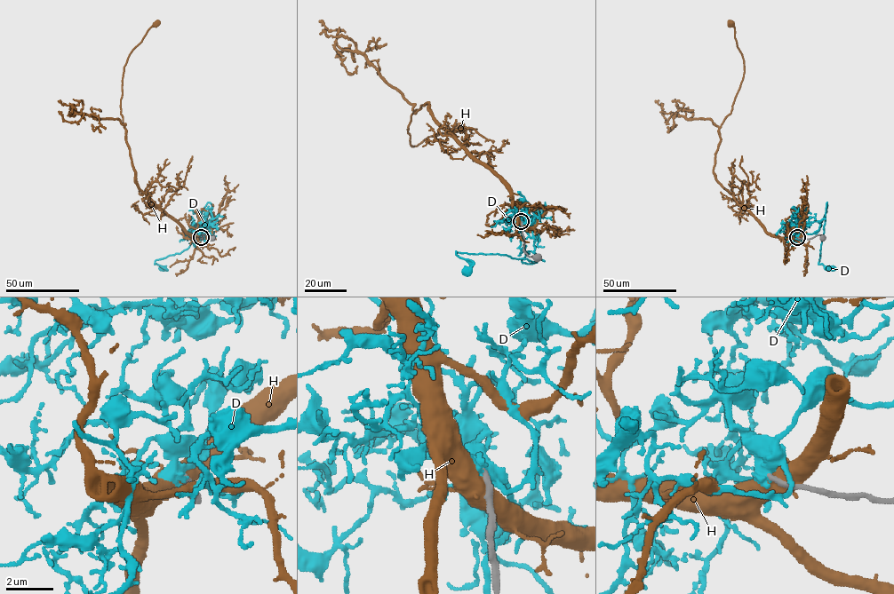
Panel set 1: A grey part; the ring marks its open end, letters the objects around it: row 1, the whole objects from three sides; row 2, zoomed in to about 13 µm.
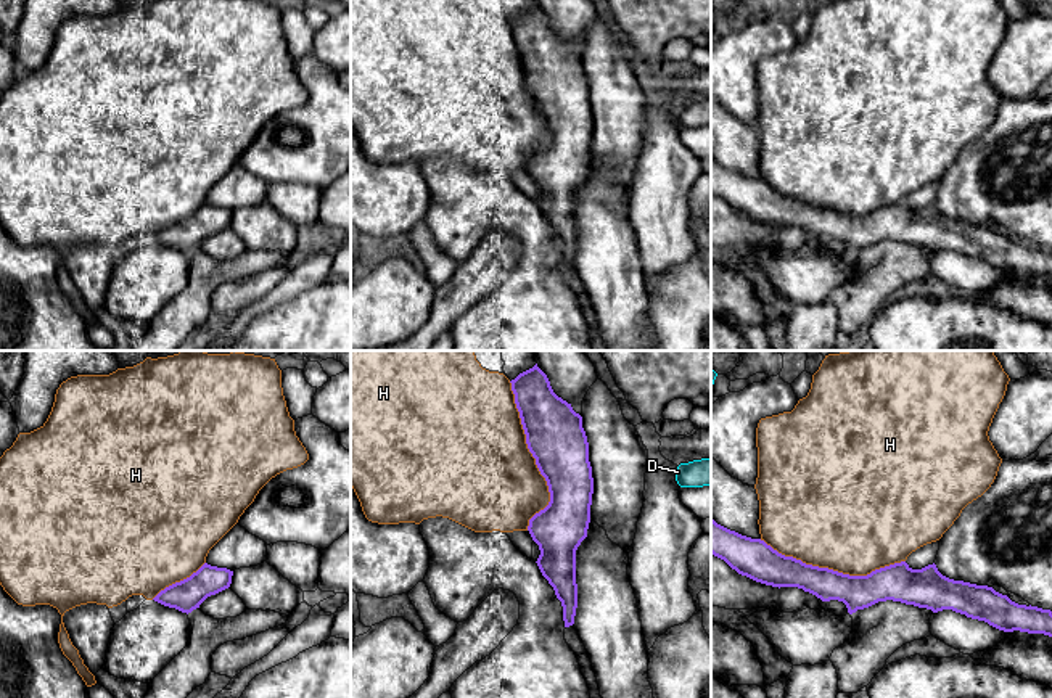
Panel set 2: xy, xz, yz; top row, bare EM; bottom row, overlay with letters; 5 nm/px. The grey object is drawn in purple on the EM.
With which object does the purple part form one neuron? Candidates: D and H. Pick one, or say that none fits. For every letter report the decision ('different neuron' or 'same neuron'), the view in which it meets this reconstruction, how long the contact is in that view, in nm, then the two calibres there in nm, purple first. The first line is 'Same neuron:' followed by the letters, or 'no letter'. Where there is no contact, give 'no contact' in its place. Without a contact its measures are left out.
Same neuron: no letter
D: different neuron; no contact
H: different neuron; contact in xz; length 750 nm; calibres 280 and 500 nm

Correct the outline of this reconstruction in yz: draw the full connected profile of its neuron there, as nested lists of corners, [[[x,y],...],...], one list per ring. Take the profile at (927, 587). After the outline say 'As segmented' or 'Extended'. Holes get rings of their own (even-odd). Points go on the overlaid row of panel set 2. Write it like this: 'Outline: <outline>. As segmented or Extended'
Outline: [[[711,519],[711,553],[724,560],[738,574],[772,587],[798,587],[820,598],[822,602],[838,600],[853,614],[857,610],[869,608],[878,602],[901,602],[933,613],[952,610],[967,618],[984,621],[1004,632],[1044,634],[1052,637],[1052,611],[1038,606],[1026,606],[1012,602],[1007,595],[996,592],[988,585],[976,585],[964,581],[954,581],[943,576],[936,565],[922,569],[912,569],[906,561],[894,563],[872,571],[867,576],[849,576],[828,568],[806,565],[793,556],[785,556],[761,539],[751,539],[730,531]]]. As segmented

